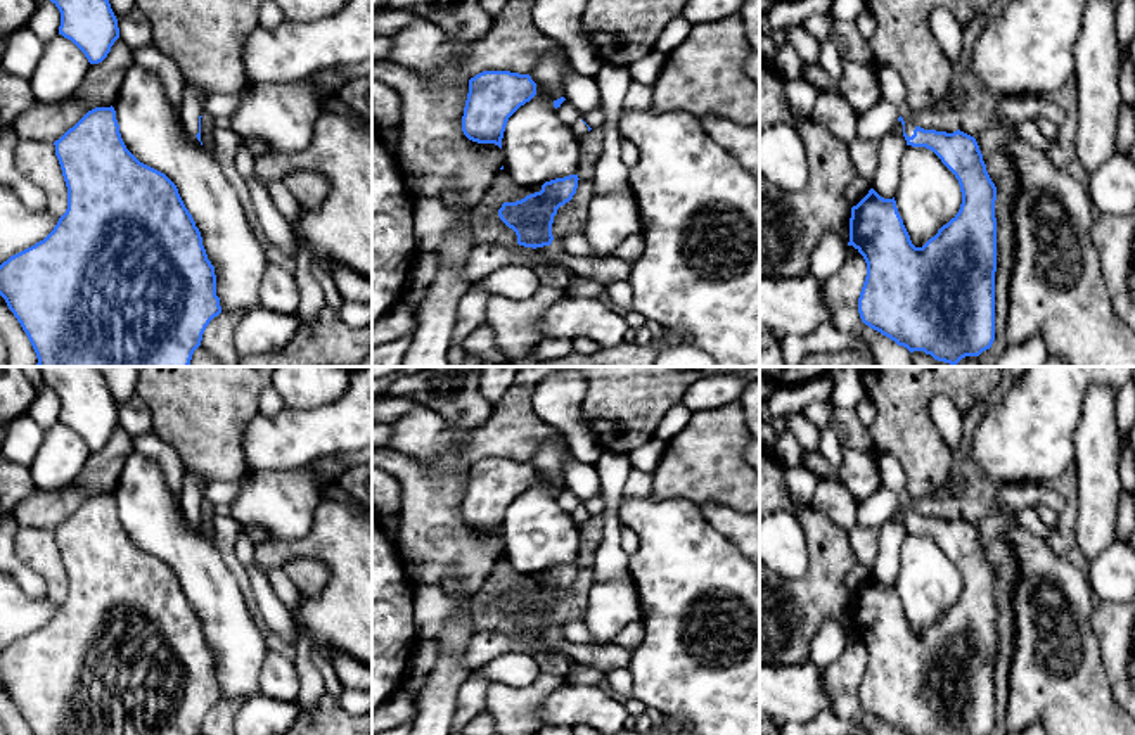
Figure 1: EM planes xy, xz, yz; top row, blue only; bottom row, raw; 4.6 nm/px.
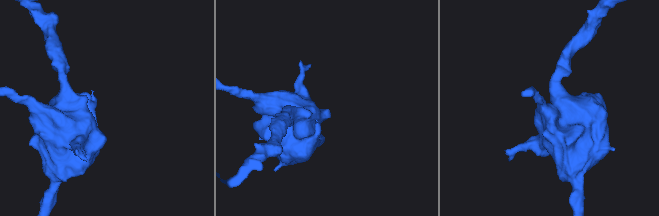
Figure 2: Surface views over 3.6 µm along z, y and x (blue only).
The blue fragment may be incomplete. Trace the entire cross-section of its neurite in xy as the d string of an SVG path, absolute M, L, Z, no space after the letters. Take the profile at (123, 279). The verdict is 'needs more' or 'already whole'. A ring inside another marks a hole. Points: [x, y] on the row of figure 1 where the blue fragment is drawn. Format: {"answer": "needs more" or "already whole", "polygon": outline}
{"answer": "already whole", "polygon": "M112 105L88 111L54 145L67 187L67 209L43 240L0 265L0 296L26 332L38 358L36 367L189 367L194 351L201 346L206 327L221 313L221 306L216 296L215 266L208 259L201 232L176 185L164 173L140 163L126 149Z"}

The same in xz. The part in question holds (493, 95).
{"answer": "already whole", "polygon": "M483 71L469 80L469 93L462 116L464 135L478 144L495 144L502 138L509 118L536 95L529 74L510 71Z"}

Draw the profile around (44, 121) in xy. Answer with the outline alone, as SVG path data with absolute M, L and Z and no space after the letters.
M118 38L107 57L92 64L76 92L59 102L35 102L12 123L19 140L59 140L88 111L114 105L126 71L133 64L133 50Z

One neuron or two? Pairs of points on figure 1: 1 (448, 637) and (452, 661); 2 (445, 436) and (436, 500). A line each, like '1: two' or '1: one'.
1: one
2: two

